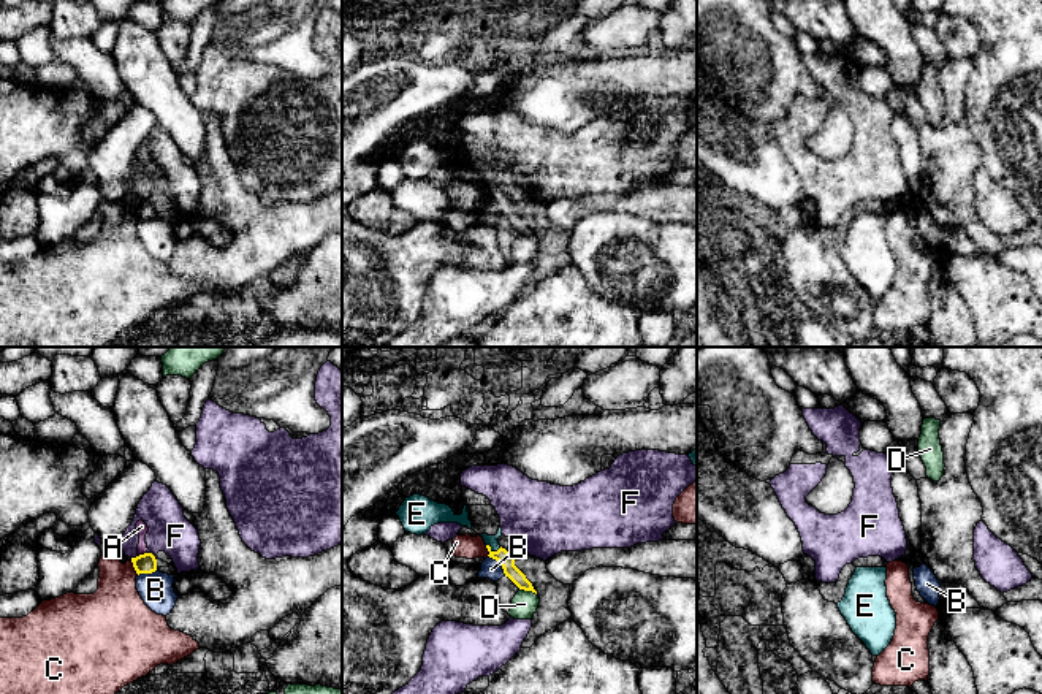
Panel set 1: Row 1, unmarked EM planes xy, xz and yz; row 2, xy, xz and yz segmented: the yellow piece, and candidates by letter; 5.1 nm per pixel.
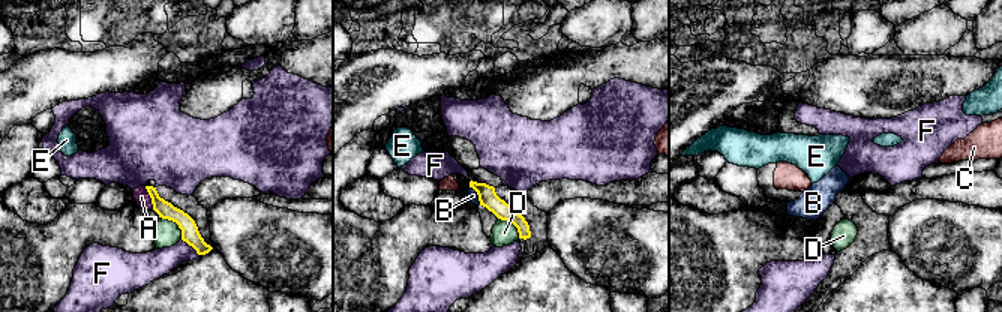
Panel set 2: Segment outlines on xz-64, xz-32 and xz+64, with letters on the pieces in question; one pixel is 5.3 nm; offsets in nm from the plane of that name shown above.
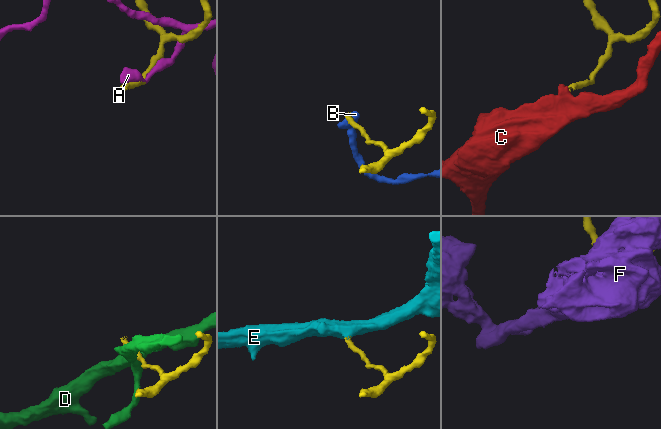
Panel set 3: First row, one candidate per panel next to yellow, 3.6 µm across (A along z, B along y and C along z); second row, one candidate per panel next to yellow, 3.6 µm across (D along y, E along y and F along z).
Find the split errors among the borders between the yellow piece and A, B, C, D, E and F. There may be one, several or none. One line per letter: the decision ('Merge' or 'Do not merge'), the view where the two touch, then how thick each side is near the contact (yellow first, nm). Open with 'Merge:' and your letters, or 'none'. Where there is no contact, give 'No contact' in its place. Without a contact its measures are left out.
Merge: E
A: Do not merge. Touches yellow in xy. Thickness 100 nm (yellow) against 60 nm
B: Do not merge. Touches yellow in xz. Thickness 80 nm (yellow) against 100 nm
C: Do not merge. Touches yellow in xy. Thickness 100 nm (yellow) against 300 nm
D: Do not merge. Touches yellow in xz. Thickness 80 nm (yellow) against 140 nm
E: Merge. Touches yellow in xz. Thickness 80 nm (yellow) against 60 nm
F: Do not merge. Touches yellow in xy. Thickness 100 nm (yellow) against 220 nm

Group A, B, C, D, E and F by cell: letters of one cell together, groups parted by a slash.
A / B / C / D / E / F

